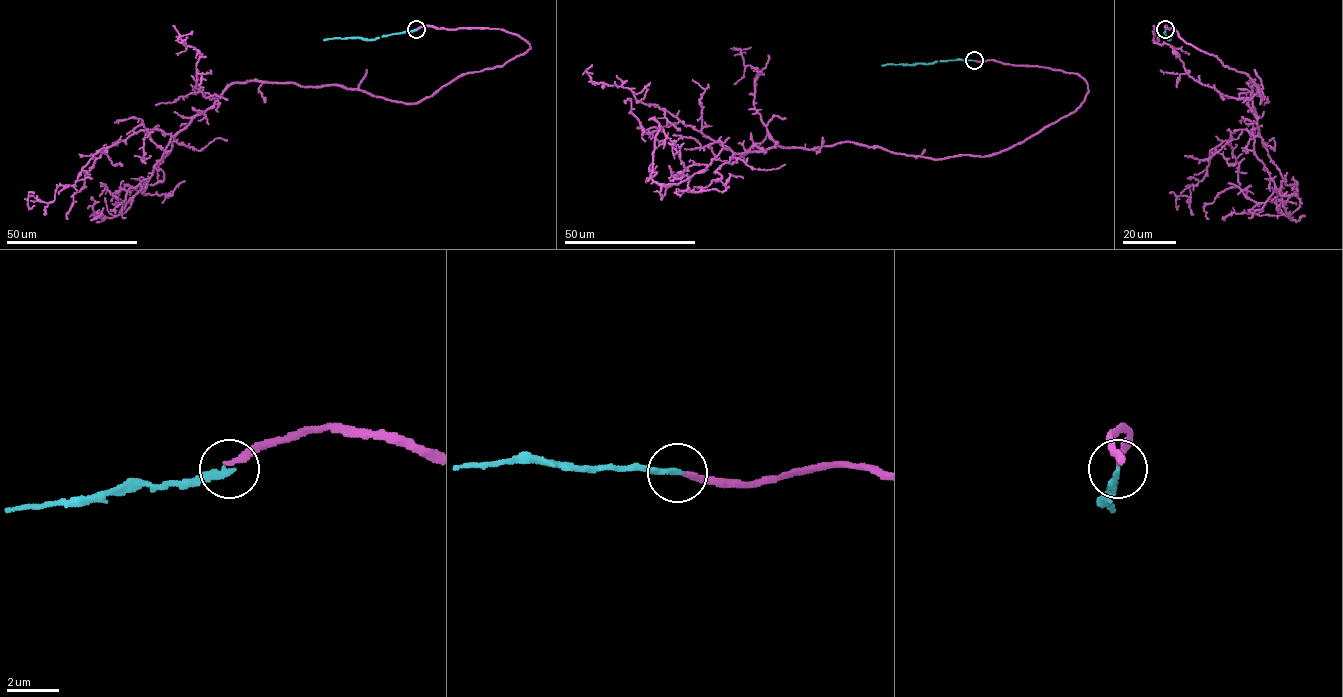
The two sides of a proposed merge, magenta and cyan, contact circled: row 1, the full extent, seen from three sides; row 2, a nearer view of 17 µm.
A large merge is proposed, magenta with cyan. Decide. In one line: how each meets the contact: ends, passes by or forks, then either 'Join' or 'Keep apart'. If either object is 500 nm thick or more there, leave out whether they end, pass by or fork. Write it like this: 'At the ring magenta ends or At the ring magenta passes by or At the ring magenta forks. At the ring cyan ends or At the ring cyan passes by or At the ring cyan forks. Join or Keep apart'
At the ring magenta ends. At the ring cyan ends. Join

